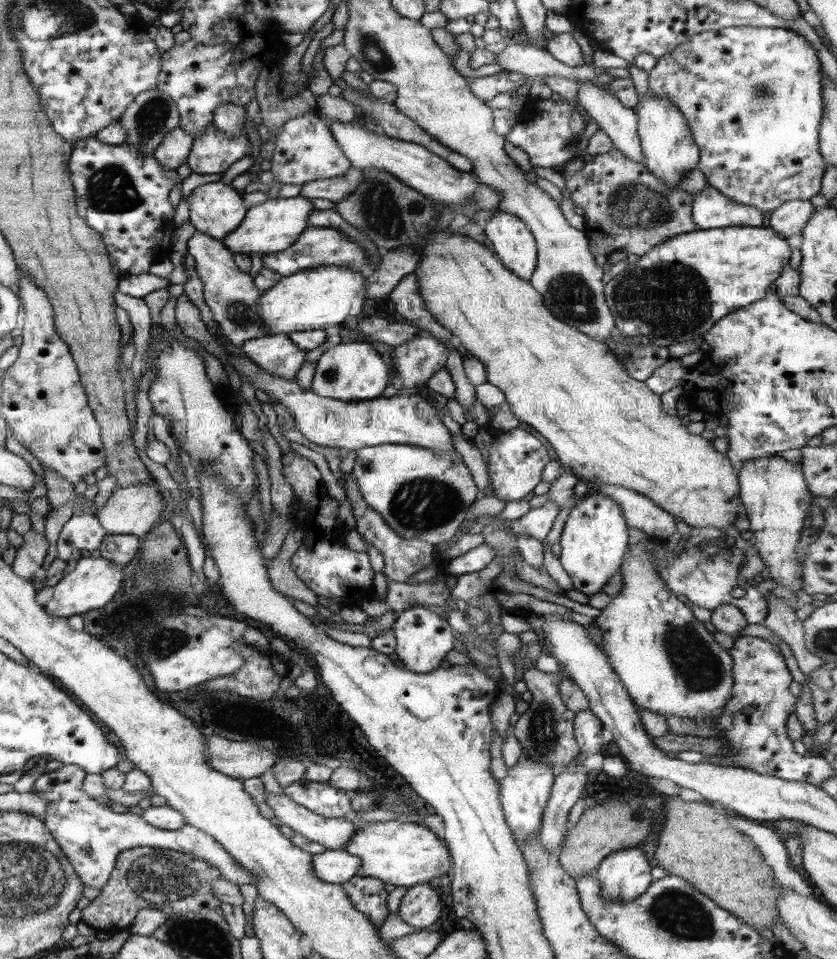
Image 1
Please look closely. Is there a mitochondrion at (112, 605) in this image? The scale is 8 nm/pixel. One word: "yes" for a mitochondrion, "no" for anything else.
no

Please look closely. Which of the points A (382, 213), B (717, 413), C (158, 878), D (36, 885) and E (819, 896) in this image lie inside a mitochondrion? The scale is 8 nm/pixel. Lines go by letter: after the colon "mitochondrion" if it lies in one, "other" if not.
A: mitochondrion
B: other
C: mitochondrion
D: mitochondrion
E: other

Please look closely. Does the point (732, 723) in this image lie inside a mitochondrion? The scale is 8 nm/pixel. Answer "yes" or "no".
no

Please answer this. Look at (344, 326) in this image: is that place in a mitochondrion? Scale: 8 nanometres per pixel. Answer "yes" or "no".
no

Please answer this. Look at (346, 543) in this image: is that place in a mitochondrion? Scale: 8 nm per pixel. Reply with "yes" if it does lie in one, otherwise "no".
no

